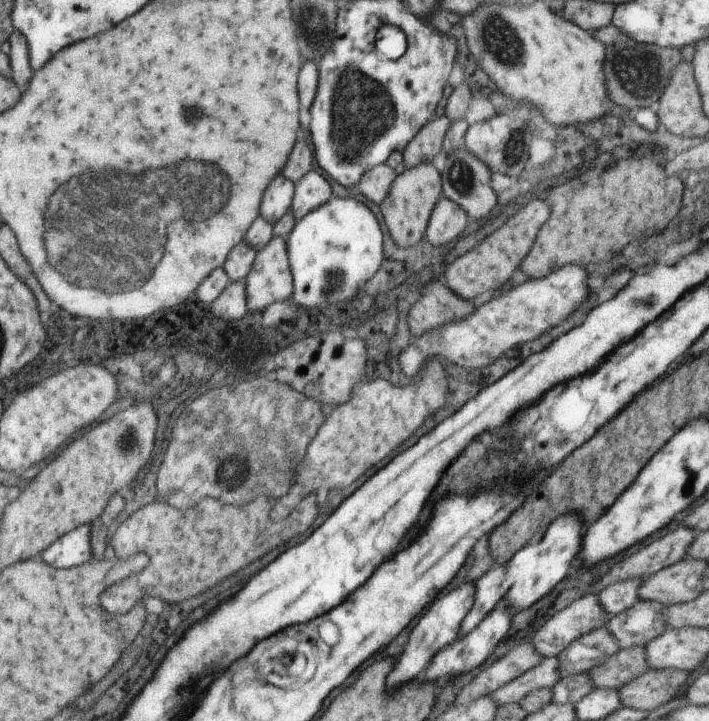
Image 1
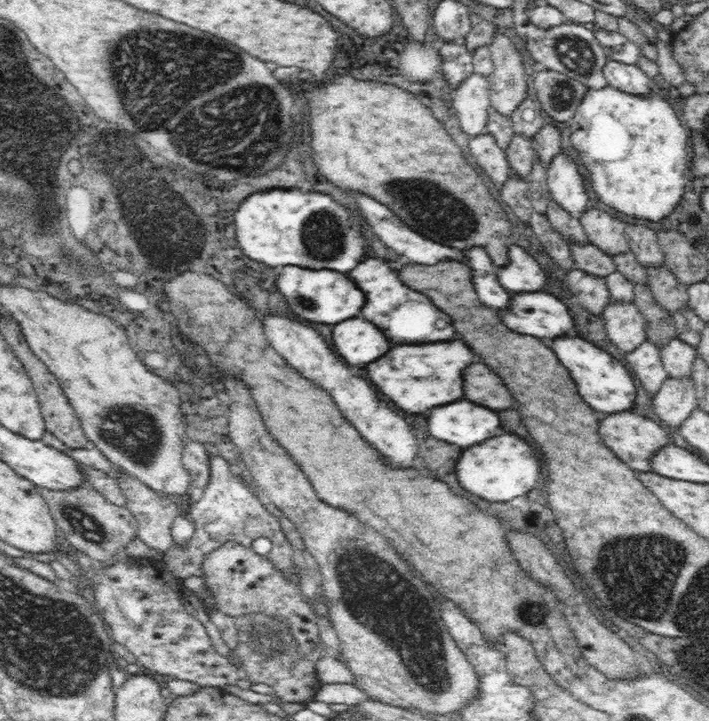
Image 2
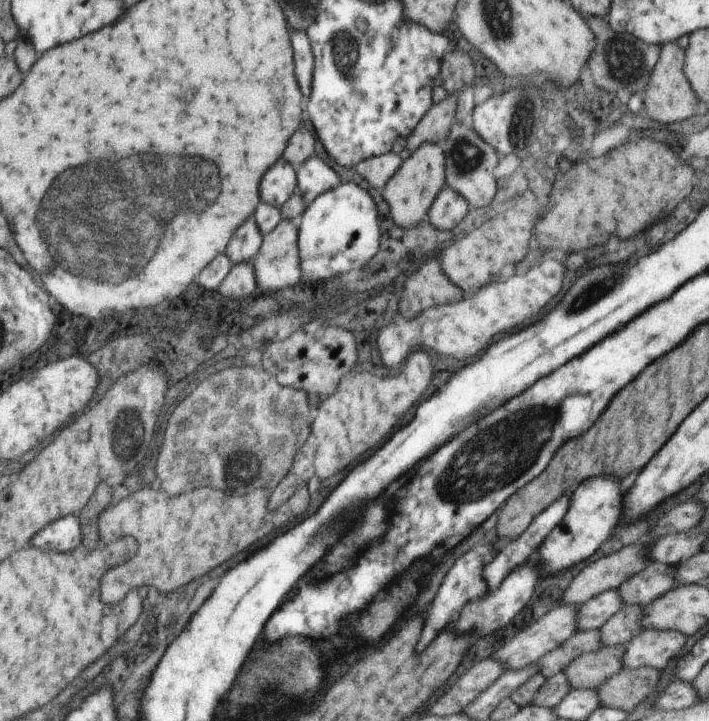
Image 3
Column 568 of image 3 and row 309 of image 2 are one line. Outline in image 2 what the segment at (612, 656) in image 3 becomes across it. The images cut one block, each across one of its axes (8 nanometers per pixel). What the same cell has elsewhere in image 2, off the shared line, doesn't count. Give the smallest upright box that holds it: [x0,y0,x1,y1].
[646,264,688,315]

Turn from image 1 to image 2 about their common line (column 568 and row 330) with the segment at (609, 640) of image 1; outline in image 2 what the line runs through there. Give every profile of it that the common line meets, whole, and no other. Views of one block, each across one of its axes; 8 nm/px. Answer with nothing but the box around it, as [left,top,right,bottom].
[633,284,677,347]

